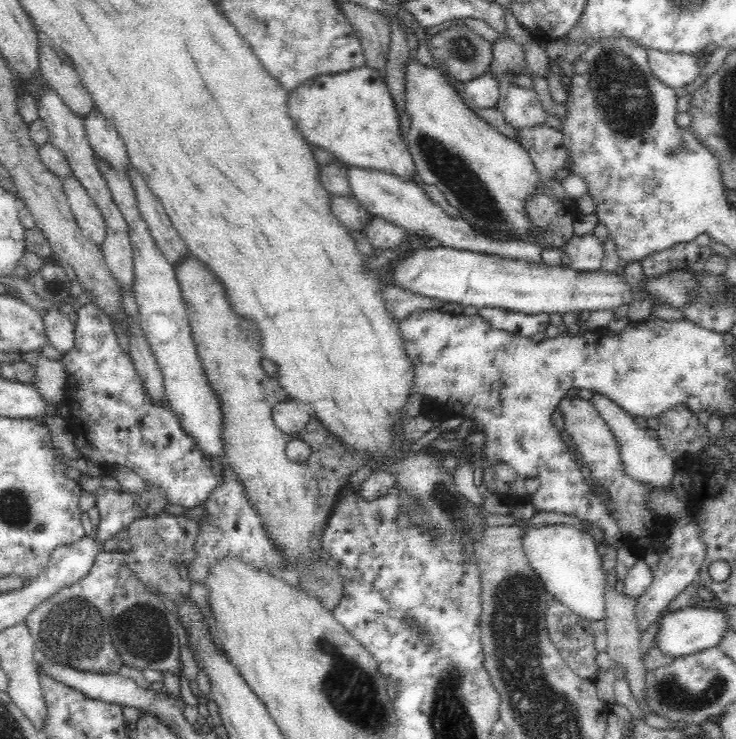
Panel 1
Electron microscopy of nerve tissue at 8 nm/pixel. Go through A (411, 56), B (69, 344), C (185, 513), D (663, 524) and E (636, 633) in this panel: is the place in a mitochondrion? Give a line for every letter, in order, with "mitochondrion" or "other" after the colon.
A: other
B: other
C: other
D: other
E: other

